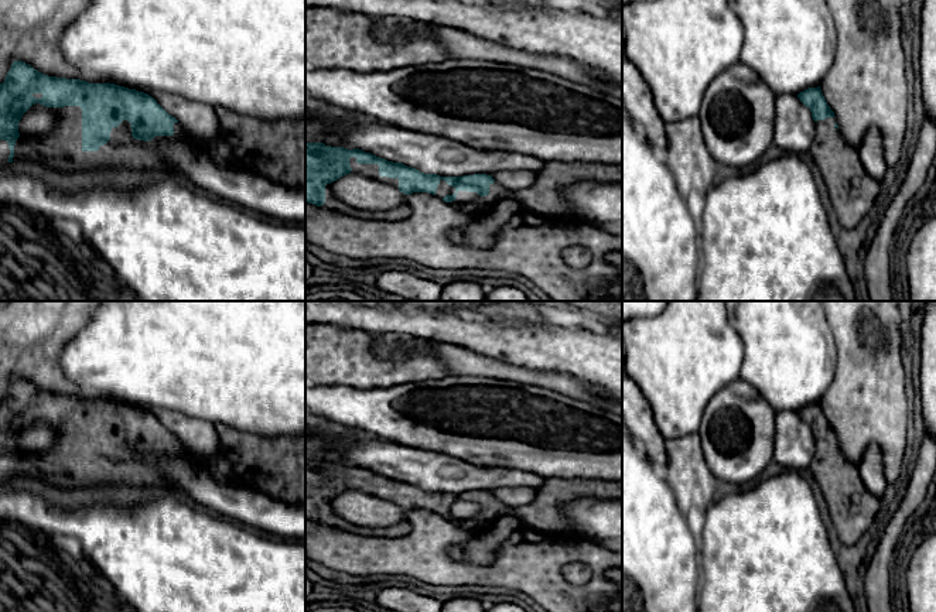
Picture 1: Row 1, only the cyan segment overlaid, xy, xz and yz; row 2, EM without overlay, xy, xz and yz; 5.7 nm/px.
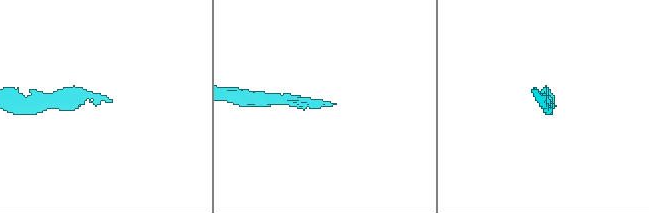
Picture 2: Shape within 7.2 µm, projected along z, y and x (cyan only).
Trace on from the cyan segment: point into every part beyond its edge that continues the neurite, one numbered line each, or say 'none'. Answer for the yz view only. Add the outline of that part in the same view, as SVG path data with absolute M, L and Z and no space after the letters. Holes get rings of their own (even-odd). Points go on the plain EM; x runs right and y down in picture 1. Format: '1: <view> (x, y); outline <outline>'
1: yz (853, 509); outline M836 434L814 438L816 451L809 466L830 509L838 540L857 544L870 530L879 512L879 499L871 495L858 472L838 445Z

